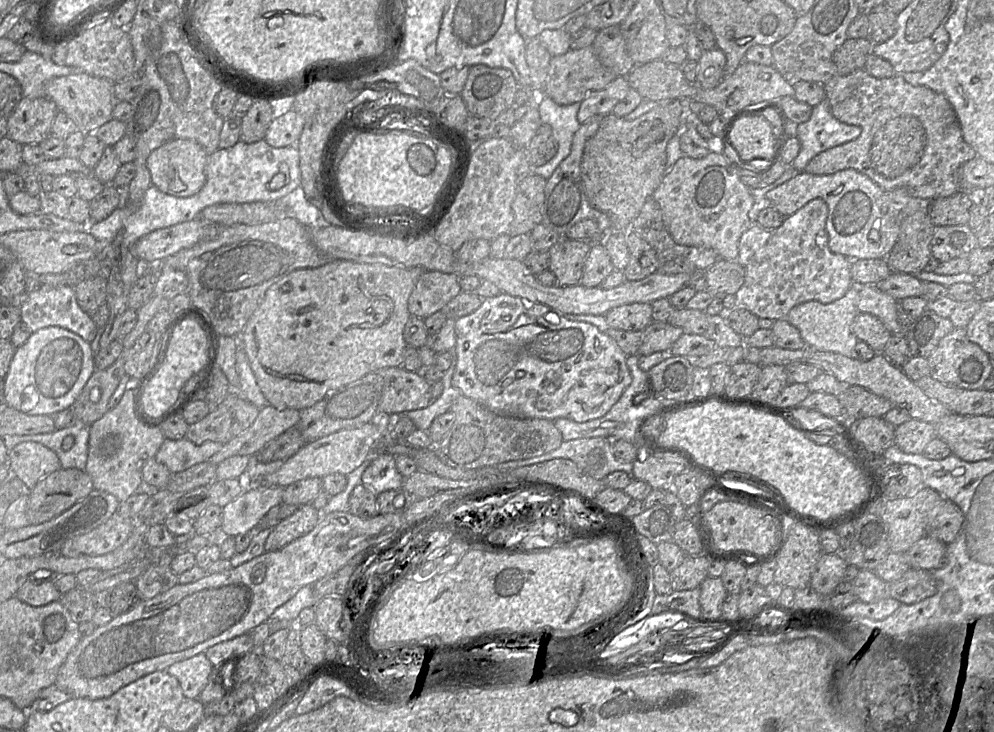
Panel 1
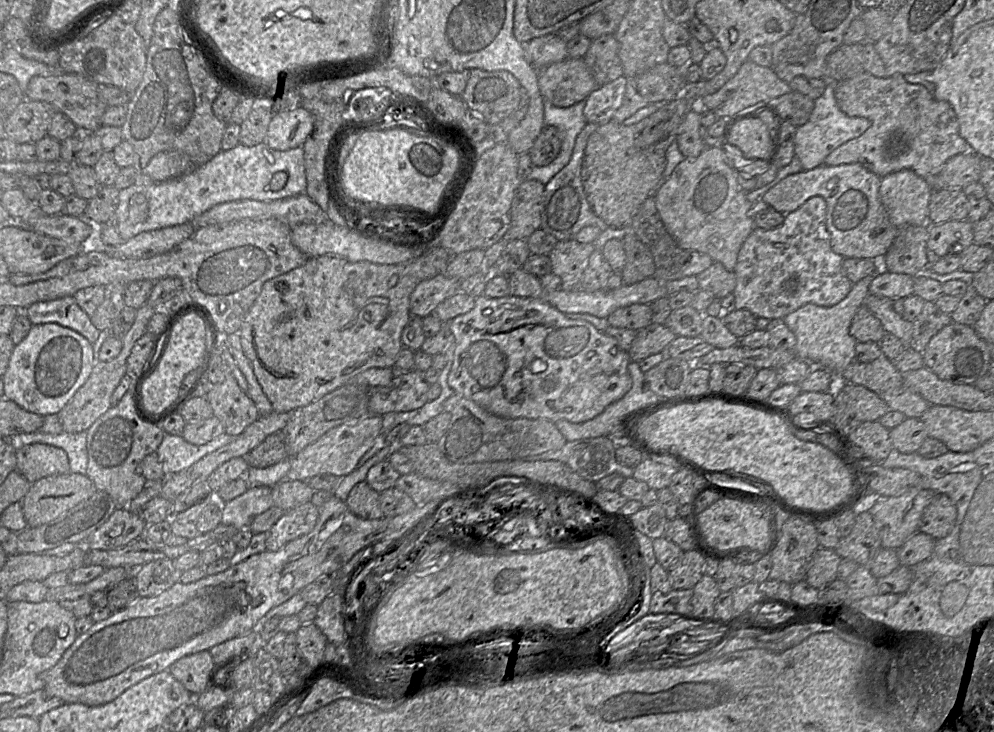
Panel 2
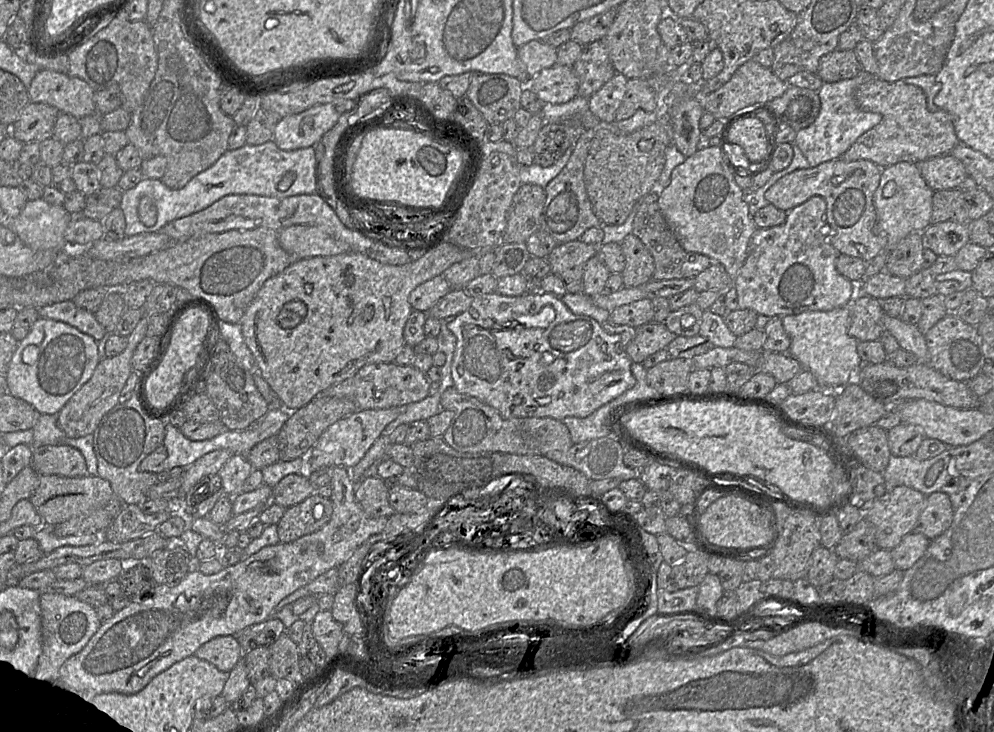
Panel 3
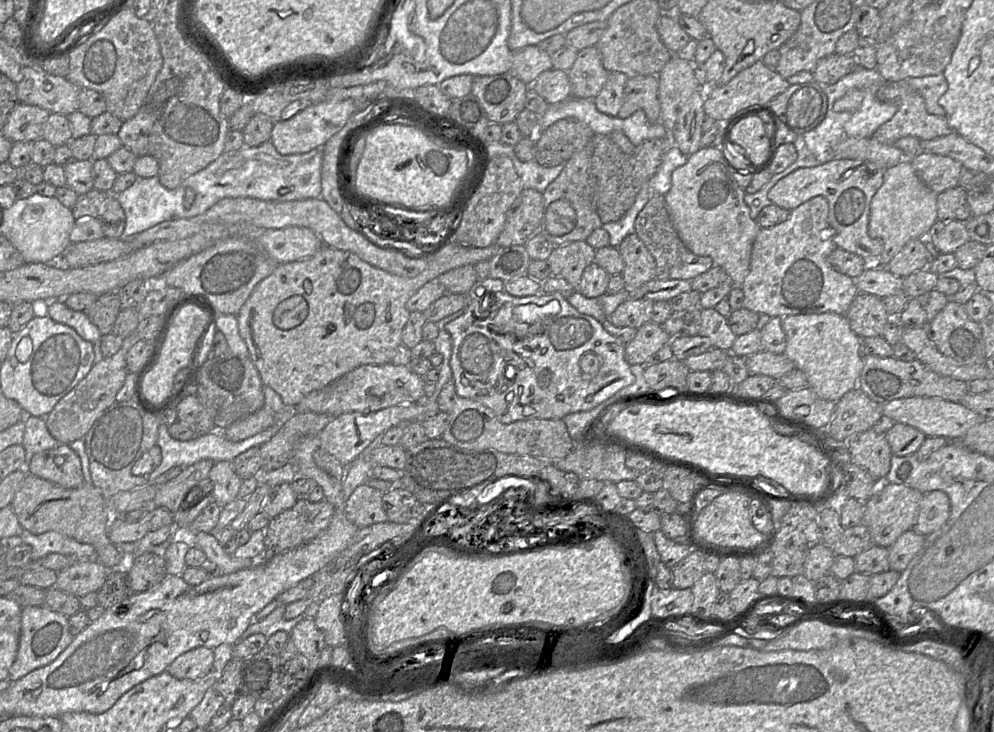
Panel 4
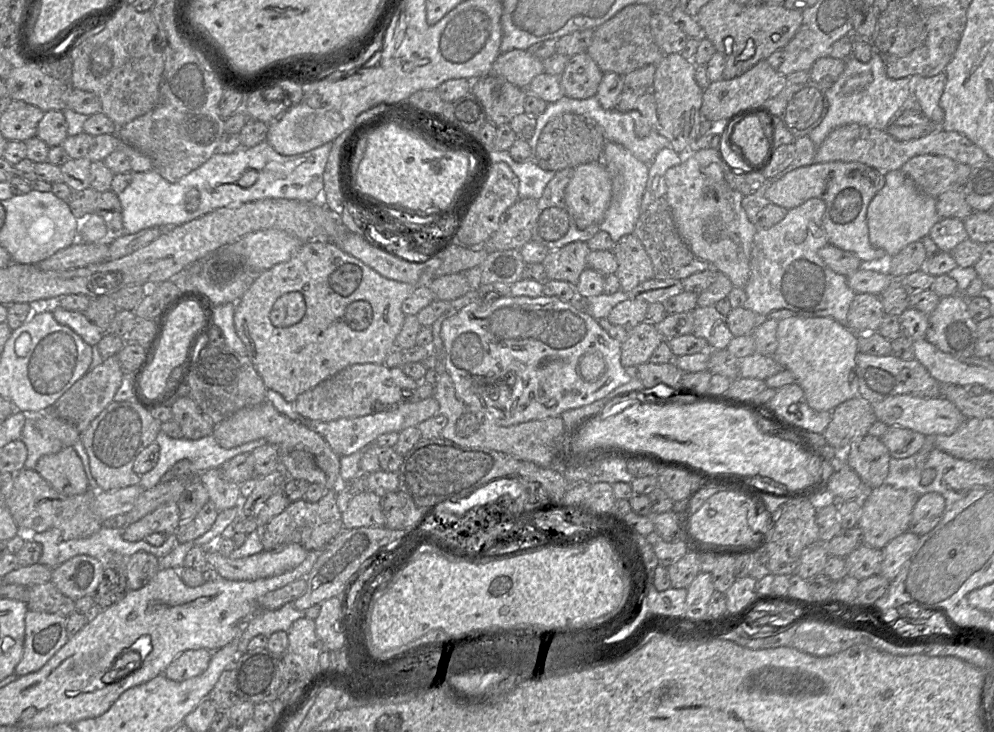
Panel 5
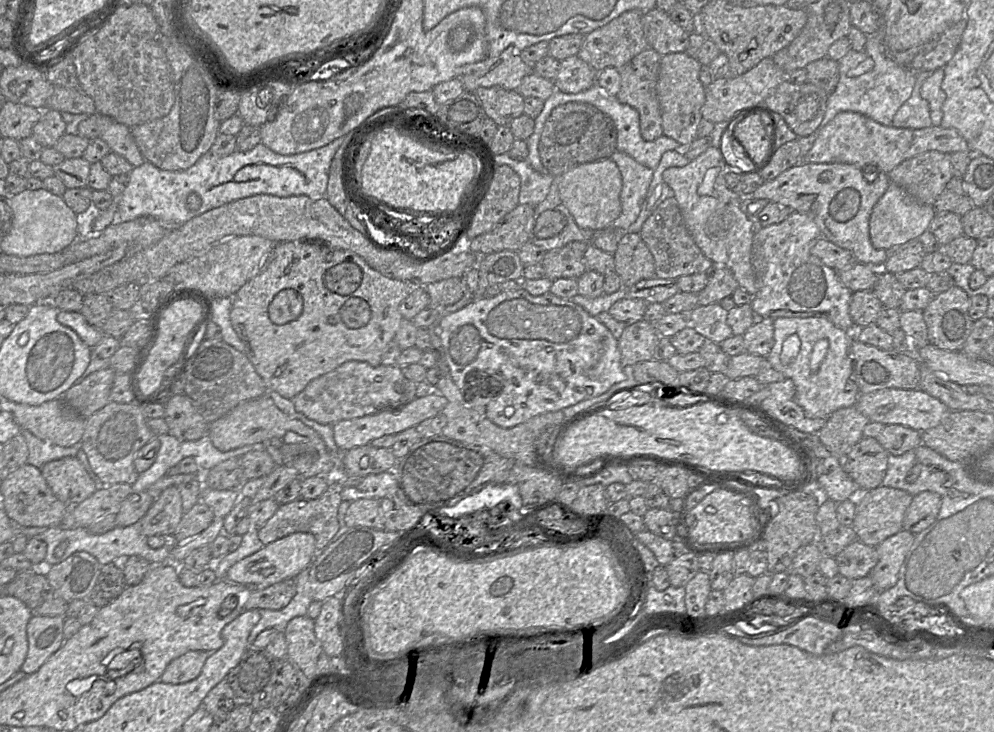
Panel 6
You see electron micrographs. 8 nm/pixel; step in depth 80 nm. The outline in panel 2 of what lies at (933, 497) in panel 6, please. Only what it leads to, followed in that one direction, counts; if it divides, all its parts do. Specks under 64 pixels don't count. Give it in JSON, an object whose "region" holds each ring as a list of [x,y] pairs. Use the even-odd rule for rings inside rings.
{"region":[[[936,494],[923,512],[919,531],[934,539],[941,539],[951,532],[956,519],[957,507],[955,503],[945,494]]]}

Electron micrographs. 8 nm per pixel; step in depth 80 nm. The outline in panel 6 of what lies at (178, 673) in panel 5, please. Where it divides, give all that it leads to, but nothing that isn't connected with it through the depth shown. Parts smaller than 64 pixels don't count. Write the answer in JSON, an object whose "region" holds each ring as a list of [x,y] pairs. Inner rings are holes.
{"region":[[[188,651],[173,659],[165,668],[160,681],[170,684],[182,684],[199,676],[210,653]]]}

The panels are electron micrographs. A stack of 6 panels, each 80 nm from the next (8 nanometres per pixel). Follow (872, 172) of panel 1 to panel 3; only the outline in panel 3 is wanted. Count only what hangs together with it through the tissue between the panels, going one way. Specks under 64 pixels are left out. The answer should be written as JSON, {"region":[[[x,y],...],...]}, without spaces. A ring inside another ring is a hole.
{"region":[[[872,77],[857,88],[855,100],[860,109],[878,113],[882,120],[843,153],[841,158],[846,161],[870,160],[880,168],[902,161],[918,164],[929,158],[948,155],[960,143],[950,115],[942,109],[930,111],[922,89],[903,80],[885,81]]]}

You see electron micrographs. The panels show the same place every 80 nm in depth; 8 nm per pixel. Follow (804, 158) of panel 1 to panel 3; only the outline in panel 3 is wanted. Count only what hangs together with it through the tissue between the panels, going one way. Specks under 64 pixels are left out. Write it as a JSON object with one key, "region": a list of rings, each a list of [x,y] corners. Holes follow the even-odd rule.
{"region":[[[862,71],[855,77],[837,82],[824,82],[818,90],[821,108],[815,121],[806,128],[796,131],[794,144],[808,160],[810,167],[841,158],[843,153],[866,131],[876,126],[882,116],[860,109],[855,100],[857,88],[876,75]]]}

